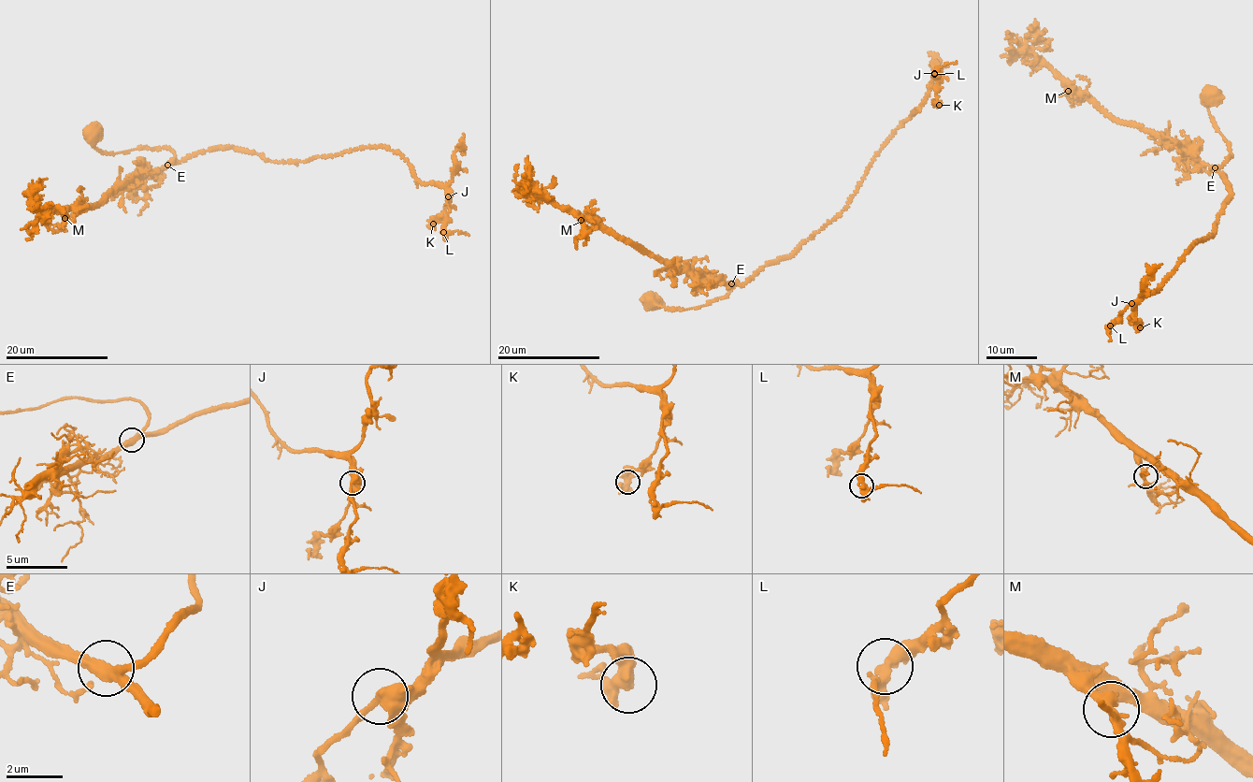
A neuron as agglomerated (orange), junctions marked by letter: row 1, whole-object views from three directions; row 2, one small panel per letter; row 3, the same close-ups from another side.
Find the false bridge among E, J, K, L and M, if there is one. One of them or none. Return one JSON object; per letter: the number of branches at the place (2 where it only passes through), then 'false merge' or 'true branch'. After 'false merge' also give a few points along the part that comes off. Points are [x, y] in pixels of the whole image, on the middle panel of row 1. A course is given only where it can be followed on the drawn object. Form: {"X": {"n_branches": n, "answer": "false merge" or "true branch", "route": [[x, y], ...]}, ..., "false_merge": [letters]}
{"E": {"n_branches": 3, "answer": "true branch"}, "J": {"n_branches": 3, "answer": "true branch"}, "K": {"n_branches": 3, "answer": "true branch"}, "L": {"n_branches": 3, "answer": "true branch"}, "M": {"n_branches": 3, "answer": "true branch"}, "false_merge": []}

